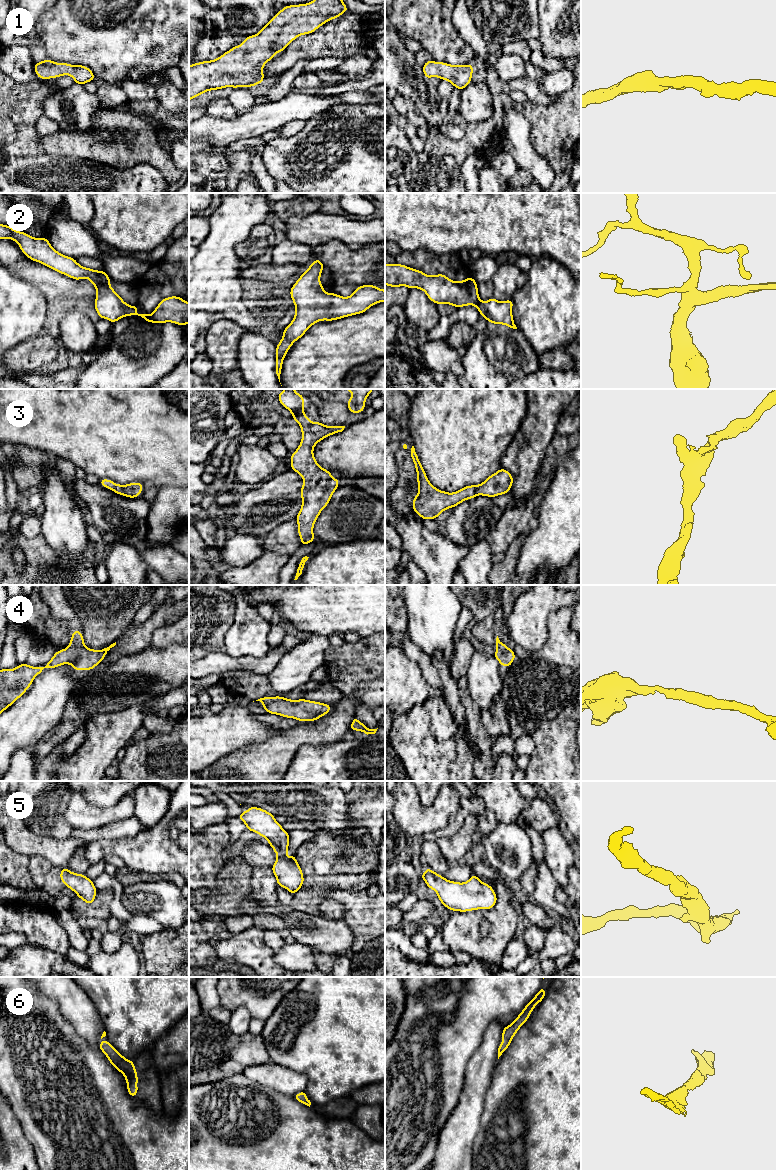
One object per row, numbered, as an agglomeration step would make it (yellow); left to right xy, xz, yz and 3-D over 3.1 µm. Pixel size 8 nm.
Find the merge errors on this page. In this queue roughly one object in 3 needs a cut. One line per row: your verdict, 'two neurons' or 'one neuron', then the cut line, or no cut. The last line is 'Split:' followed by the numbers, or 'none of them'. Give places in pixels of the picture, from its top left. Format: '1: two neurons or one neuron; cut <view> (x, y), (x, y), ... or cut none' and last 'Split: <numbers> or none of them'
1: one neuron; cut none
2: one neuron; cut none
3: one neuron; cut none
4: one neuron; cut none
5: one neuron; cut none
6: one neuron; cut none
Split: none of them

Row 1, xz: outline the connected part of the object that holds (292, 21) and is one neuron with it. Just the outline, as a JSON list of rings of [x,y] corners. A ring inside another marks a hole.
[[[313,0],[306,4],[285,6],[262,27],[258,34],[246,37],[239,46],[234,46],[214,60],[189,65],[189,101],[211,90],[226,87],[253,87],[262,83],[264,81],[263,66],[272,60],[276,53],[281,53],[298,36],[313,33],[320,26],[334,18],[340,17],[346,11],[349,11],[349,9],[342,0]]]

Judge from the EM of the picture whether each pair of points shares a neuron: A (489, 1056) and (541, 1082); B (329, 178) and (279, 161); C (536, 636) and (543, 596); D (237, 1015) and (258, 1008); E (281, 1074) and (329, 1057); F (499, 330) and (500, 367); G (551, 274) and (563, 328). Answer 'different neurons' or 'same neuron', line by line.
A: different neurons
B: same neuron
C: same neuron
D: different neurons
E: different neurons
F: same neuron
G: same neuron

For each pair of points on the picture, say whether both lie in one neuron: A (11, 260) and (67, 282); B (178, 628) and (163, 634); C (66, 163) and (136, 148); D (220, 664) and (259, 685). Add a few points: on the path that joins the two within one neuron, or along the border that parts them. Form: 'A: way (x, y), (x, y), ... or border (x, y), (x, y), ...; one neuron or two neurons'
A: way (25, 268), (37, 274), (53, 278); one neuron
B: way (174, 632), (167, 634); one neuron
C: border (64, 154), (76, 154), (110, 165); two neurons
D: border (245, 670), (229, 670), (221, 675); two neurons

